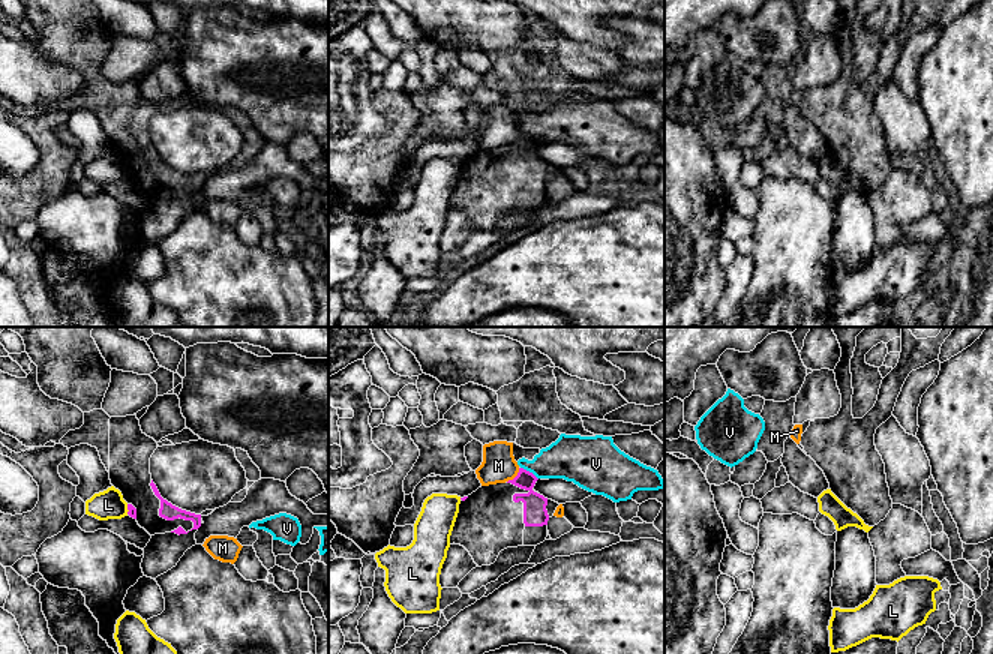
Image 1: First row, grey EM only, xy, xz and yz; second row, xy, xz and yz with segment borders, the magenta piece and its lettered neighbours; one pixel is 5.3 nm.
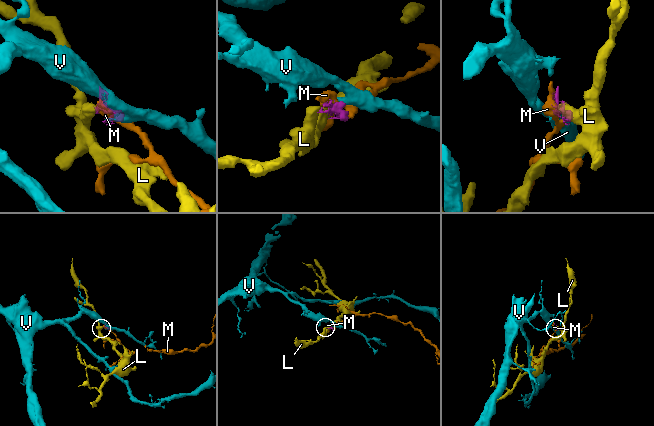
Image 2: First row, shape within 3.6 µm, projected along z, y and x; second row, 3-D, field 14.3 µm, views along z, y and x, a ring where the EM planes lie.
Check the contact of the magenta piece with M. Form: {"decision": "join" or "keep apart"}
{"decision": "keep apart"}

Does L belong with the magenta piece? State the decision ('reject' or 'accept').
reject

